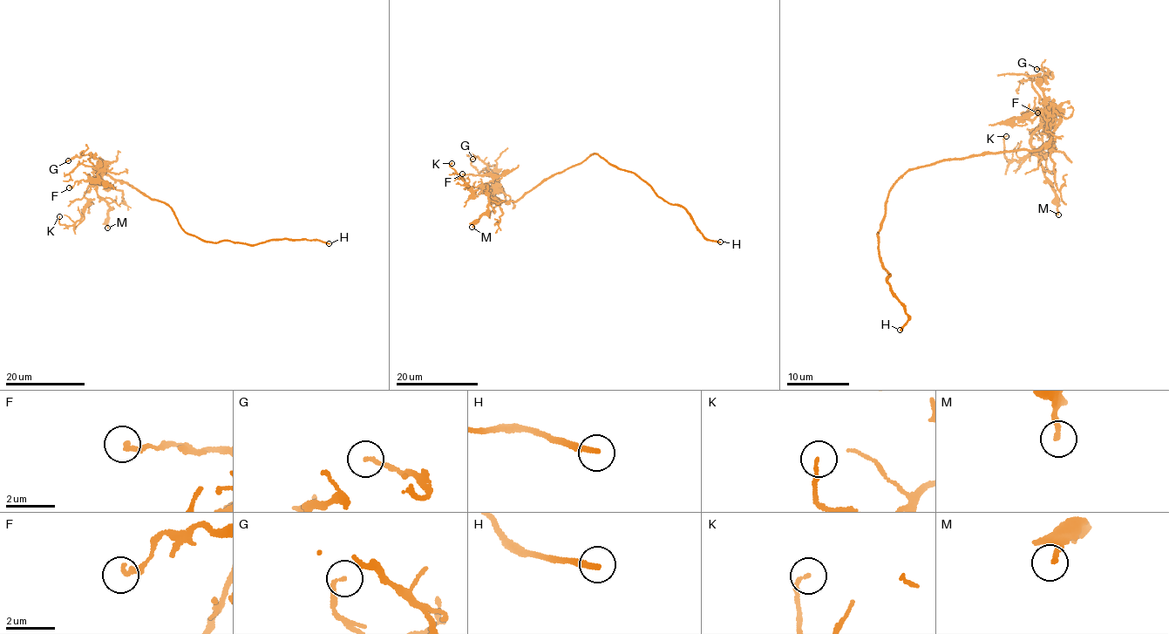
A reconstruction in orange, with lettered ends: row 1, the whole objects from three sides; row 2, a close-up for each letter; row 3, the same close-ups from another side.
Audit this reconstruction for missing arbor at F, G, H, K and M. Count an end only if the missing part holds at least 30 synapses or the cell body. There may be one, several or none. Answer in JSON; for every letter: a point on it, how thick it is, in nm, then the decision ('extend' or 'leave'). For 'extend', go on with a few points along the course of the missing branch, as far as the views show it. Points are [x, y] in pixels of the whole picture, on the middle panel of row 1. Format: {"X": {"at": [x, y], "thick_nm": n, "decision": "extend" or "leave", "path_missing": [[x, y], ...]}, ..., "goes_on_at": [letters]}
{"F": {"at": [462, 173], "thick_nm": 200, "decision": "leave"}, "G": {"at": [472, 159], "thick_nm": 140, "decision": "leave"}, "H": {"at": [720, 242], "thick_nm": 260, "decision": "extend", "path_missing": [[720, 242], [749, 247]]}, "K": {"at": [451, 163], "thick_nm": 150, "decision": "leave"}, "M": {"at": [472, 227], "thick_nm": 200, "decision": "leave"}, "goes_on_at": ["H"]}

